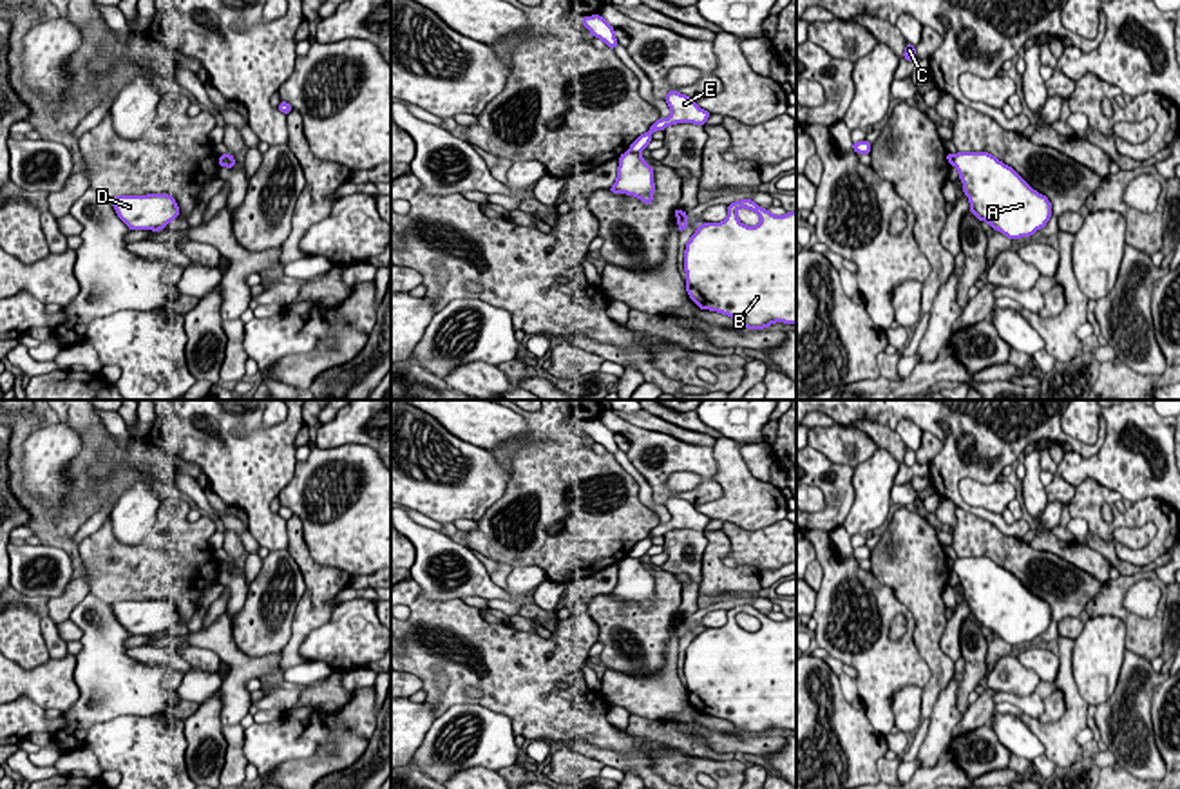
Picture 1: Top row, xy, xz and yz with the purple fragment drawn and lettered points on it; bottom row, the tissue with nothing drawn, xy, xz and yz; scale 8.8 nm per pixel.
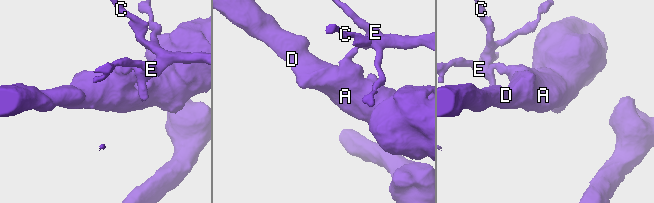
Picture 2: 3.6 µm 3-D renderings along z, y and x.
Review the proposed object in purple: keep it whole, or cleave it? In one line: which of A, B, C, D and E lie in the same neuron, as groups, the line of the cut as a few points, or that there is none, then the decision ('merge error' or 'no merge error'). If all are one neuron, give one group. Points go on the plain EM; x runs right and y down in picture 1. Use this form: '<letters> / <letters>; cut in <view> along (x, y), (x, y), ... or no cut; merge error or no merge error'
A B D / C E; cut in xz along (628, 556), (639, 560); merge error

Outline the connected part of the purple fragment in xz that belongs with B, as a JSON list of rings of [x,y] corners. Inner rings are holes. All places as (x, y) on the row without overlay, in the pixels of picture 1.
[[[751,604],[728,610],[722,628],[702,628],[684,655],[686,697],[700,713],[729,720],[747,735],[764,735],[775,727],[796,731],[796,617],[773,621]],[[740,613],[753,615],[760,628],[742,630]]]

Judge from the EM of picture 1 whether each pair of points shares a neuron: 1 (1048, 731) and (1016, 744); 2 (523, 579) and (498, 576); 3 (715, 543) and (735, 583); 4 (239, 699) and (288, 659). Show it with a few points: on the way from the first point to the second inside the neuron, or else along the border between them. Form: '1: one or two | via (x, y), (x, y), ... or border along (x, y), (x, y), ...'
1: two | border along (1018, 717), (1041, 742), (1045, 753)
2: two | border along (513, 569), (504, 589)
3: one | via (715, 552), (715, 563), (726, 574)
4: two | border along (281, 654), (277, 665)

